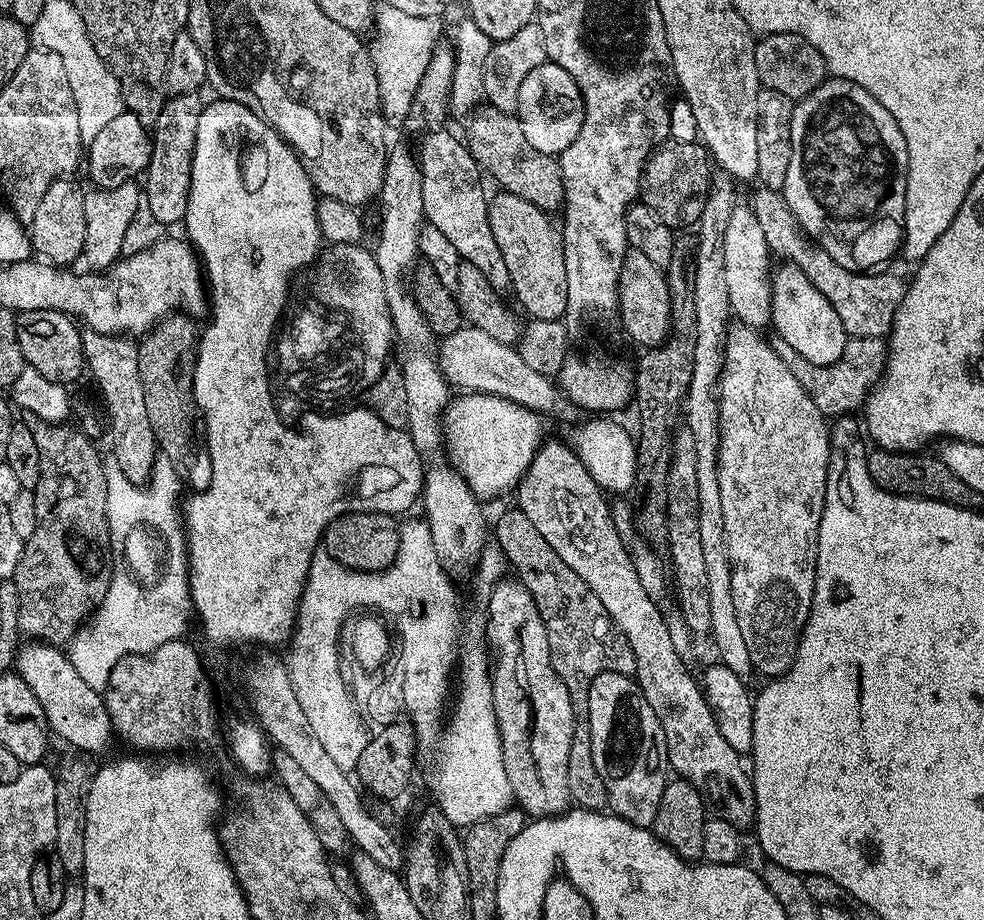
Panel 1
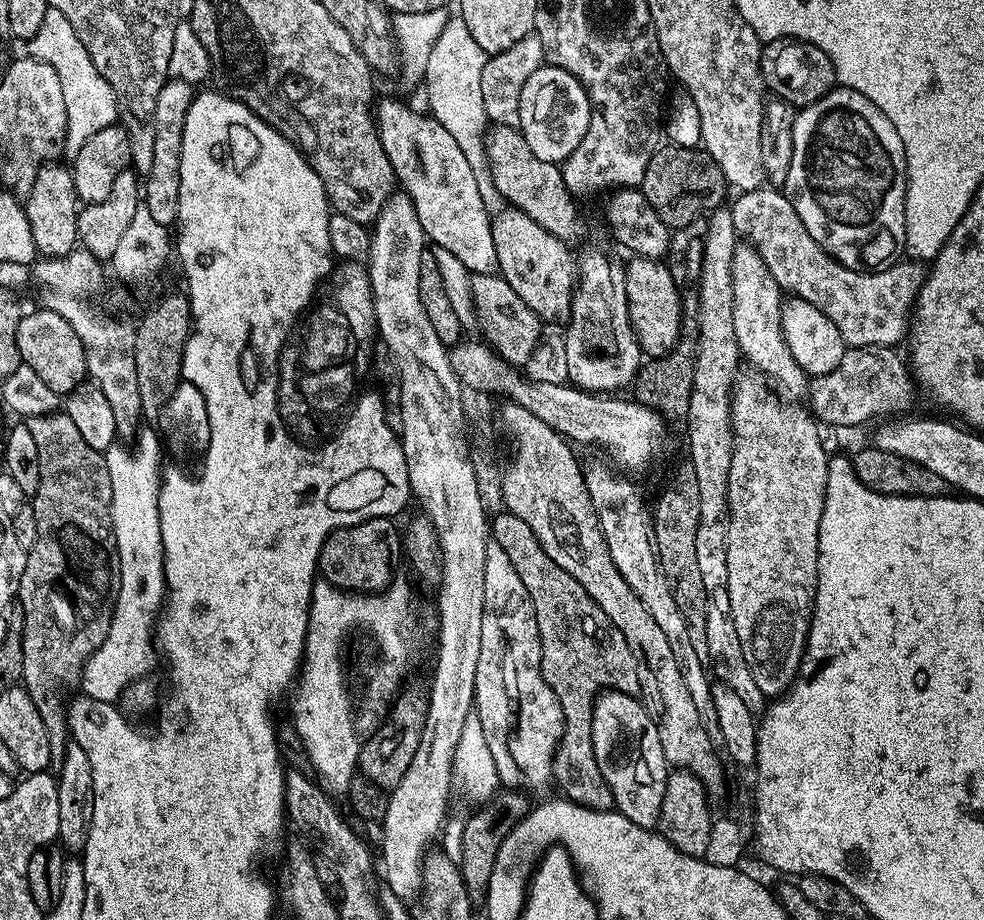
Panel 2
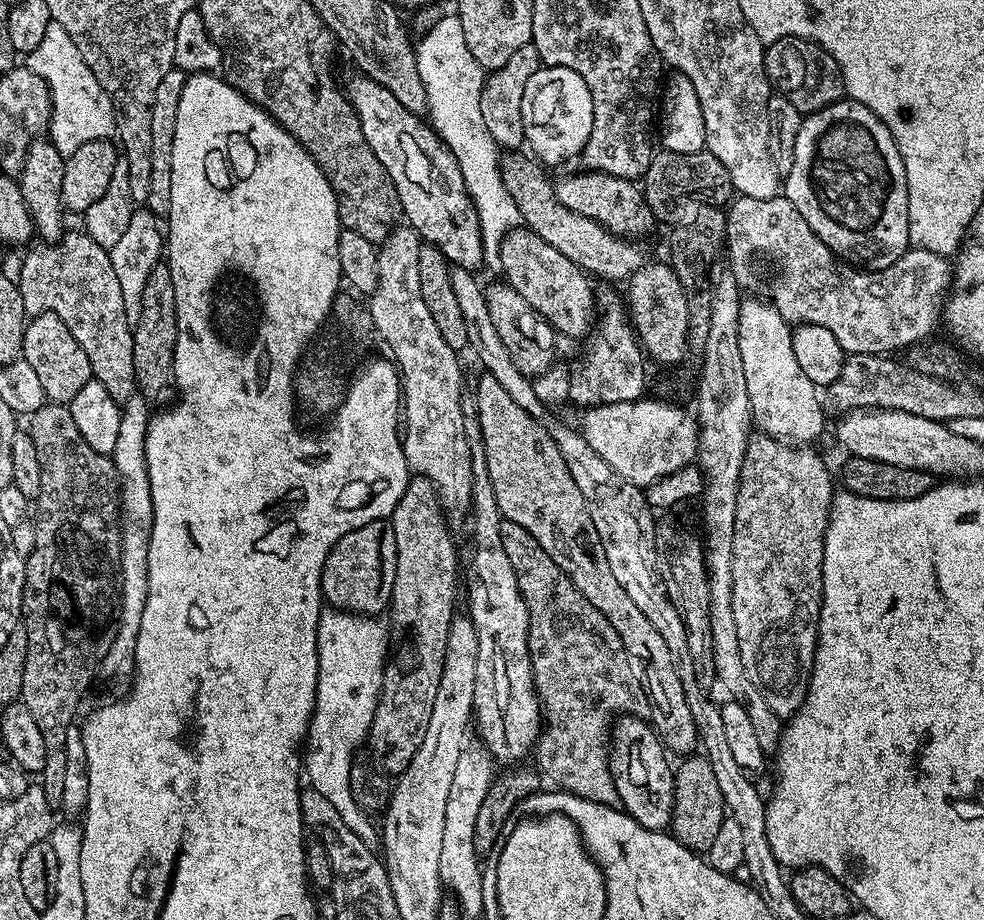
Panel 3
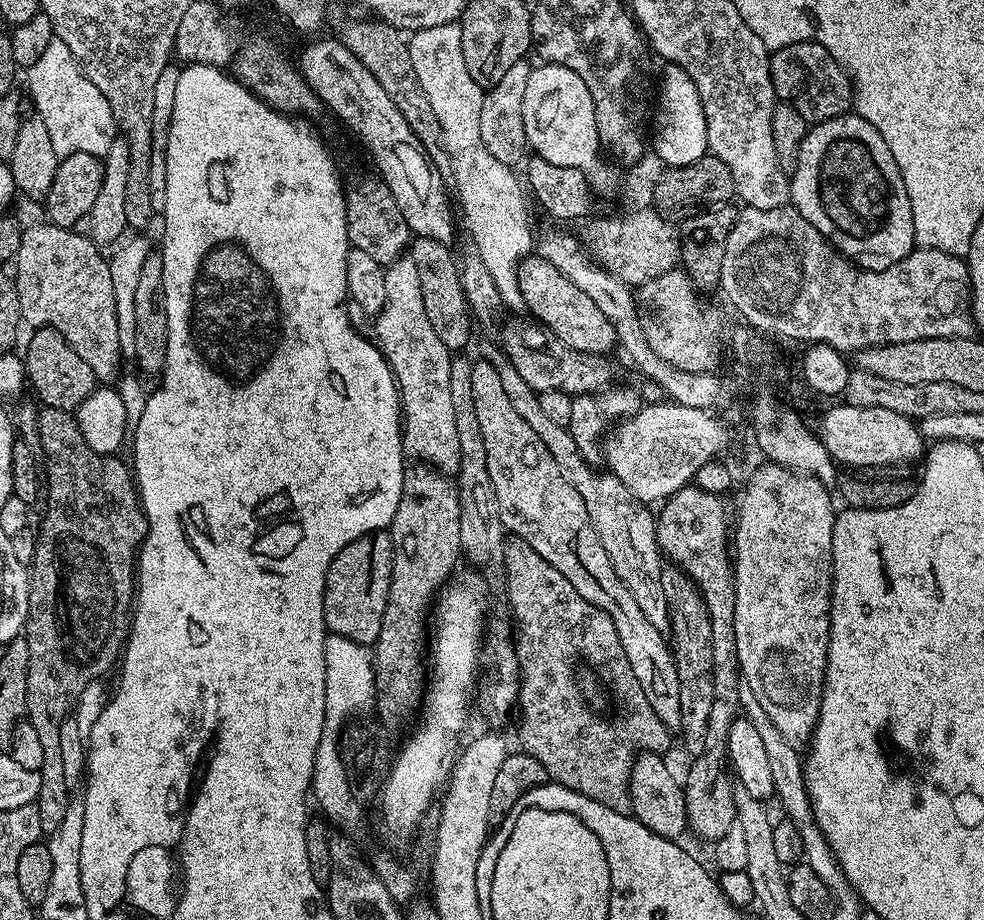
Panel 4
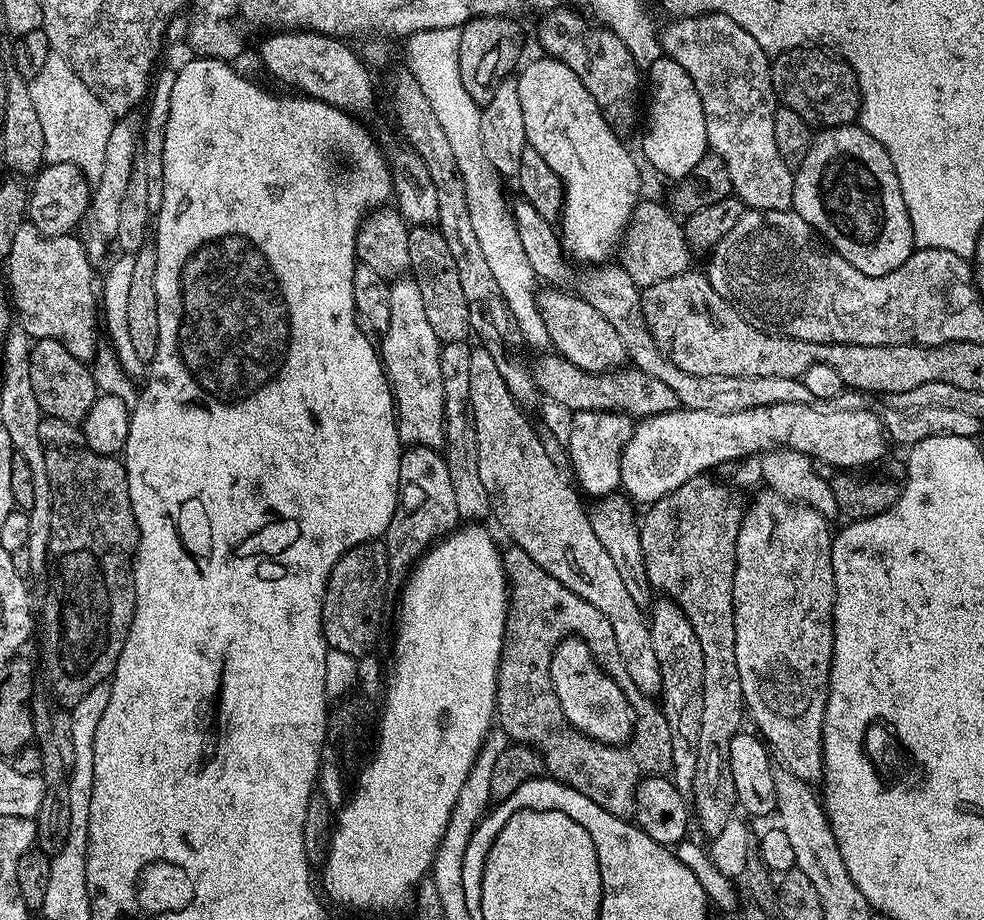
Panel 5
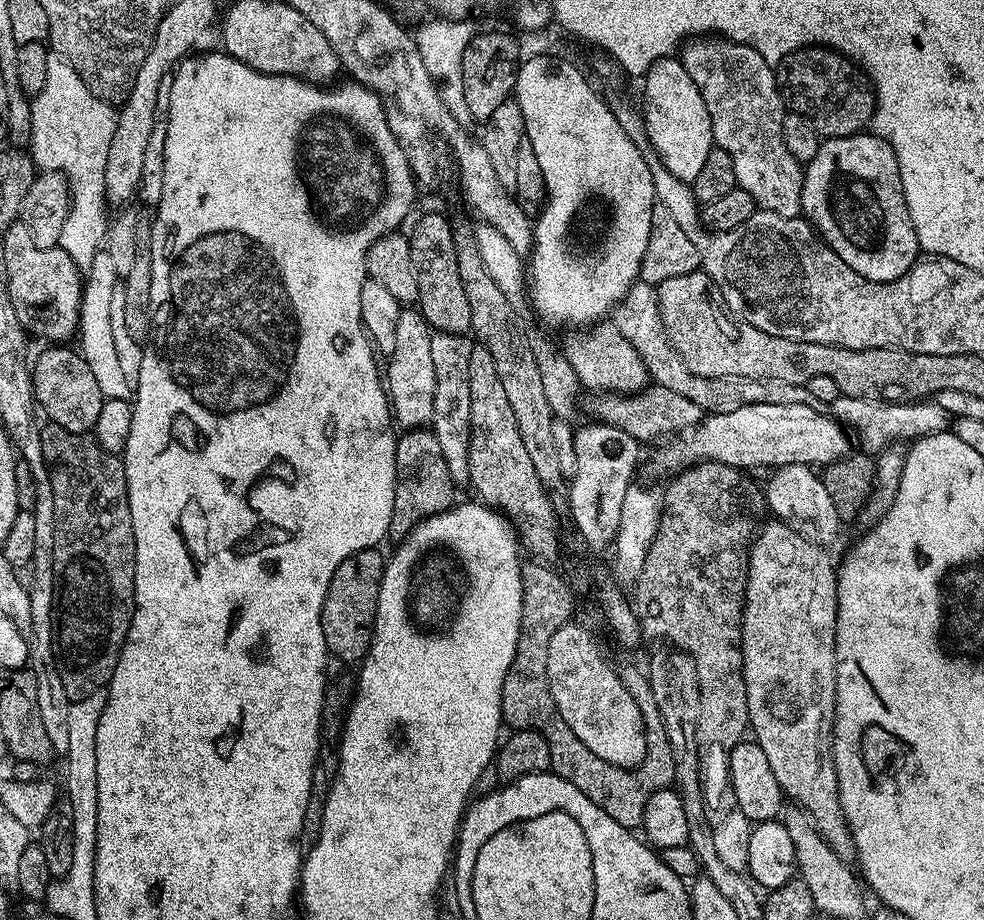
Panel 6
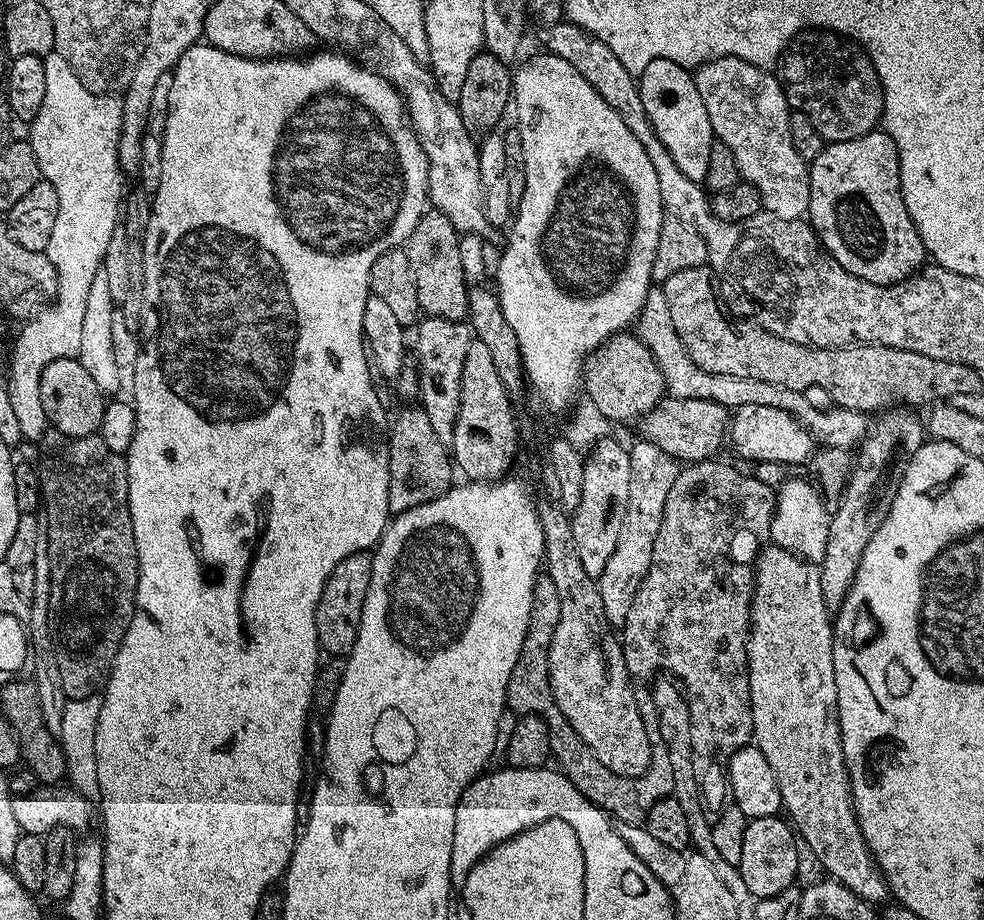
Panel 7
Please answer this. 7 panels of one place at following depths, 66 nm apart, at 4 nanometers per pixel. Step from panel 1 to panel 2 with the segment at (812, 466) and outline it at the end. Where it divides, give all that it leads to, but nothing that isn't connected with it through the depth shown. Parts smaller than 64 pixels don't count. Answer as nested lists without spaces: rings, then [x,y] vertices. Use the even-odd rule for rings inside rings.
[[[755,370],[747,371],[739,373],[731,392],[733,458],[730,460],[728,484],[729,536],[726,550],[726,562],[729,564],[730,612],[734,618],[742,651],[746,656],[746,663],[758,688],[767,698],[779,698],[796,683],[796,678],[800,675],[800,663],[804,661],[804,644],[808,641],[808,628],[812,625],[812,607],[816,601],[816,583],[818,582],[818,530],[822,522],[830,452],[824,449],[824,444],[820,441],[821,425],[807,407],[797,406],[792,402],[782,402],[780,396],[769,387],[761,373]]]

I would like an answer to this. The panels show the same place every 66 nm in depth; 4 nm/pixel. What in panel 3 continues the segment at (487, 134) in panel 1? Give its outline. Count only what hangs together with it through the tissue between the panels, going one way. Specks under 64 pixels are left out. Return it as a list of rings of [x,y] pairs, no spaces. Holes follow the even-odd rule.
[[[520,154],[505,155],[501,159],[500,168],[506,190],[510,192],[510,197],[514,198],[514,203],[520,211],[523,227],[538,234],[542,242],[550,242],[550,246],[562,250],[562,254],[566,254],[570,262],[574,262],[593,277],[605,276],[608,280],[624,282],[639,268],[644,267],[646,257],[639,248],[641,246],[639,243],[626,240],[623,236],[611,235],[598,222],[562,206],[562,202],[558,202],[556,197],[553,177],[548,177],[543,172],[545,169],[531,155],[516,155]]]

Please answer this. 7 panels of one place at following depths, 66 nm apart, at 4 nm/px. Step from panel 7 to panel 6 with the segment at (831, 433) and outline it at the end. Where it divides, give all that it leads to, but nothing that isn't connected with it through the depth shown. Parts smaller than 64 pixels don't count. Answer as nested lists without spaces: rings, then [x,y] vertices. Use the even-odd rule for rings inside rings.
[[[636,281],[633,284],[629,294],[618,303],[612,314],[612,323],[618,326],[630,344],[638,351],[639,357],[642,358],[643,364],[647,368],[649,377],[657,384],[666,387],[668,390],[677,391],[683,397],[690,398],[701,411],[708,414],[714,413],[730,413],[733,410],[741,409],[742,406],[748,405],[808,405],[812,409],[823,409],[823,404],[818,402],[814,394],[810,393],[807,385],[792,383],[787,381],[779,381],[778,378],[749,378],[742,375],[726,375],[722,378],[706,378],[702,375],[696,375],[685,364],[676,351],[672,349],[672,345],[668,343],[668,337],[664,332],[664,323],[662,322],[660,307],[657,302],[657,292],[653,285],[644,281]],[[841,394],[828,406],[828,412],[833,419],[851,431],[856,430],[860,434],[865,450],[872,452],[871,454],[879,453],[881,449],[893,442],[915,442],[921,436],[946,432],[950,428],[948,412],[942,410],[942,406],[938,406],[932,398],[907,404],[889,404],[882,400],[866,400]]]

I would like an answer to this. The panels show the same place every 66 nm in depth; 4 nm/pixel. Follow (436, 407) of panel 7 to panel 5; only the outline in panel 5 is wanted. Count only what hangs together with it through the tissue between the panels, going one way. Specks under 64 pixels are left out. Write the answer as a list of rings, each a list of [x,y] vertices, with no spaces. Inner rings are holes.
[[[465,341],[450,342],[440,349],[442,362],[442,390],[444,391],[444,447],[442,455],[450,470],[450,482],[454,485],[454,499],[458,502],[458,514],[468,522],[476,522],[479,516],[488,516],[490,505],[486,486],[478,475],[478,442],[476,427],[470,406],[470,354],[472,348]]]

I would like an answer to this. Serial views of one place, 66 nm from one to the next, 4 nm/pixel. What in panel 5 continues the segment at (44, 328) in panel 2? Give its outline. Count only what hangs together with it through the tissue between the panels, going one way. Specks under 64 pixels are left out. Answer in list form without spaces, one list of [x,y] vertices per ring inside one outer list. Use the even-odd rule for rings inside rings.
[[[57,340],[35,341],[31,345],[29,360],[31,385],[43,415],[83,425],[98,397],[91,367],[85,361],[74,358],[74,354],[70,354],[70,350],[66,350],[66,346]]]

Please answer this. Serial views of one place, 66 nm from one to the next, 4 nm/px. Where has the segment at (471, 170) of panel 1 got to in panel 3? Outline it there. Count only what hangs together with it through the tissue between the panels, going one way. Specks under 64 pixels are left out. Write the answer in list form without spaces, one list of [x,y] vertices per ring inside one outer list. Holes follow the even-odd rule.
[[[356,74],[356,77],[346,84],[346,95],[352,104],[352,109],[358,114],[358,122],[362,126],[362,134],[374,150],[374,158],[382,162],[390,182],[394,182],[394,190],[398,190],[398,202],[403,219],[407,227],[412,228],[420,235],[421,241],[426,244],[433,244],[438,250],[442,250],[448,263],[467,271],[475,273],[478,268],[485,267],[482,230],[479,229],[478,214],[475,206],[468,196],[466,182],[463,181],[462,171],[459,170],[458,162],[454,154],[440,140],[439,134],[435,132],[431,124],[425,122],[421,117],[416,116],[386,86],[378,86],[368,76]]]

